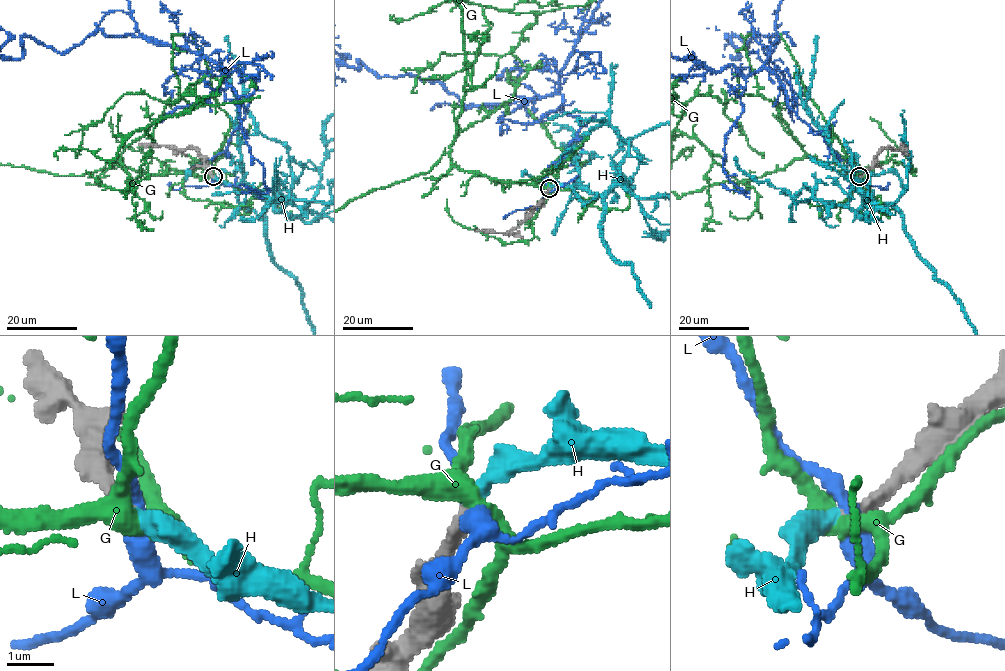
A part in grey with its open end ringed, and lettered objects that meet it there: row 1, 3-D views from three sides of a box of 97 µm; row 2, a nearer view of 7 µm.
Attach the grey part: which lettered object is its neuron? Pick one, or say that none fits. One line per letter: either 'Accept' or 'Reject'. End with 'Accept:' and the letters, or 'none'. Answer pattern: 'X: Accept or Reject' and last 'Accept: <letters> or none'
G: Reject
H: Accept
L: Reject
Accept: H

